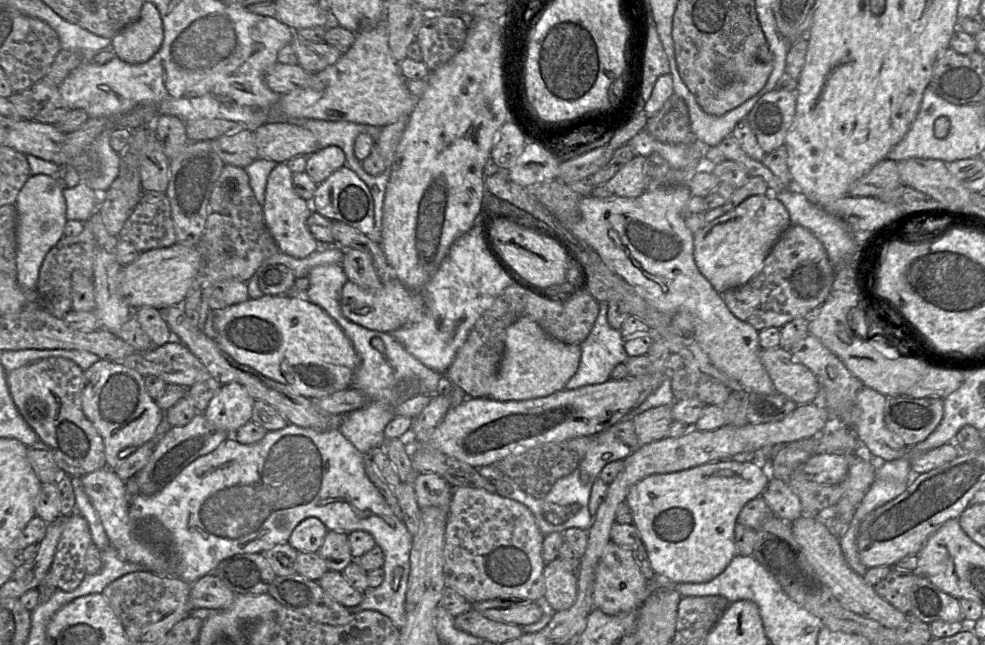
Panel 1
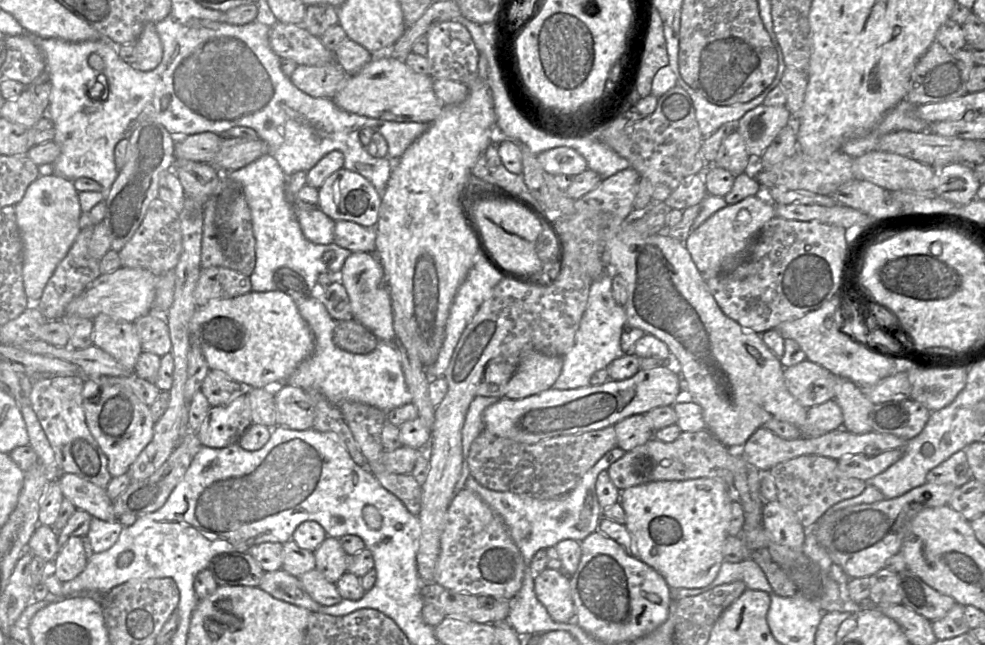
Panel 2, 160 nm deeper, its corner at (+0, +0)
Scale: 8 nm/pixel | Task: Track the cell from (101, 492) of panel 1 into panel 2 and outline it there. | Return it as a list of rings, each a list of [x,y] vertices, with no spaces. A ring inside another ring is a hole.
[[[63,473],[58,480],[63,496],[77,509],[87,511],[104,521],[114,521],[113,502],[106,489],[101,488],[75,474]]]

